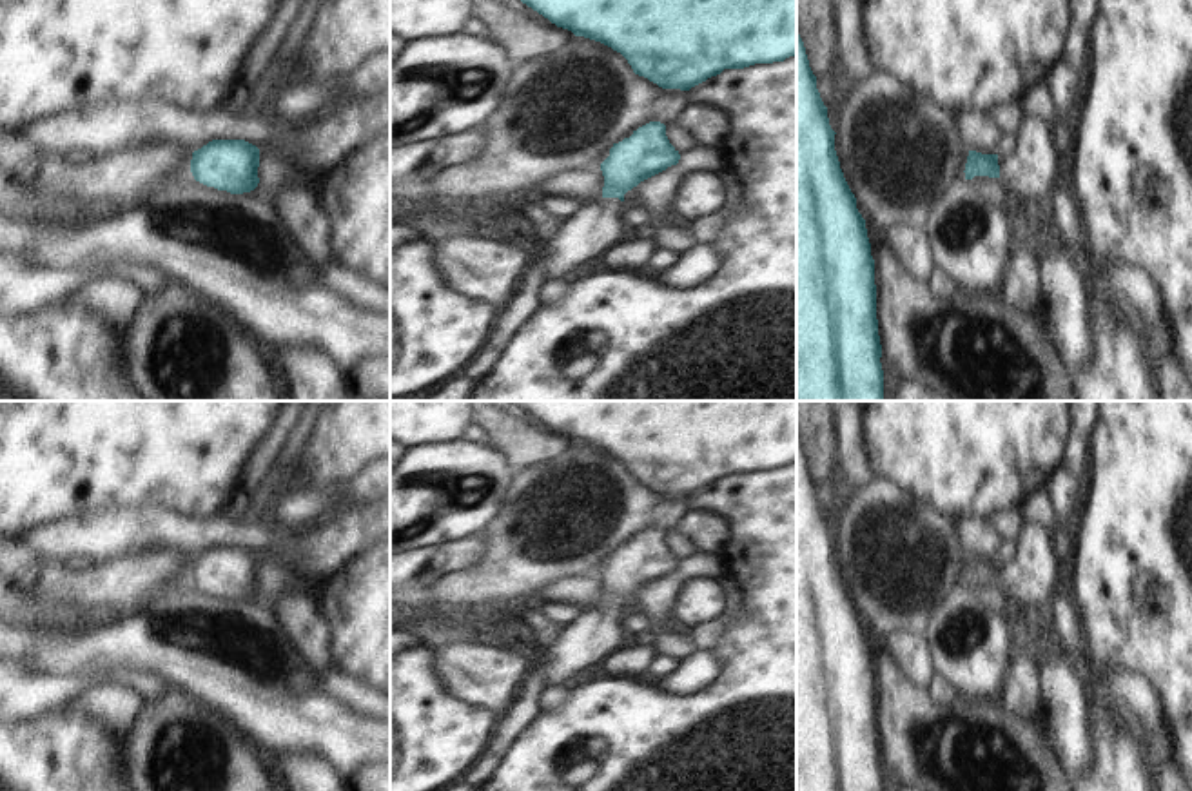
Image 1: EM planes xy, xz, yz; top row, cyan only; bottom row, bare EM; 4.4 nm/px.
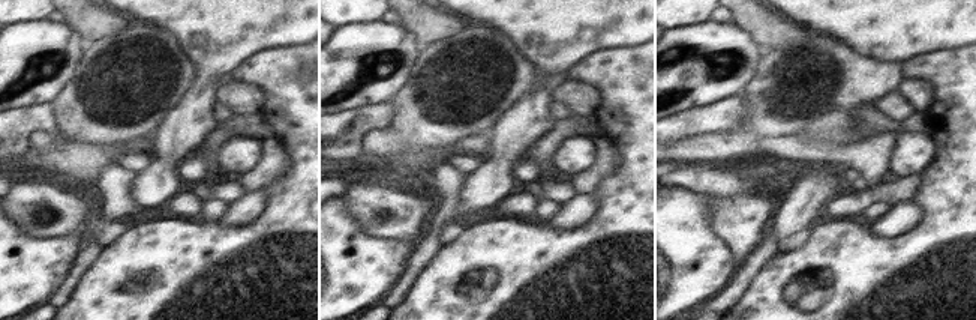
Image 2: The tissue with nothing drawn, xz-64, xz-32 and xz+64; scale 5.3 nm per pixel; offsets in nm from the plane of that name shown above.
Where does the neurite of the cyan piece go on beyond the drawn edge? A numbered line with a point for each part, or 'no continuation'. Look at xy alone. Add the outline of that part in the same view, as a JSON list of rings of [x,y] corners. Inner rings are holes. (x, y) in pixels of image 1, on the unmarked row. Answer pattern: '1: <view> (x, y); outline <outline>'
no continuation

